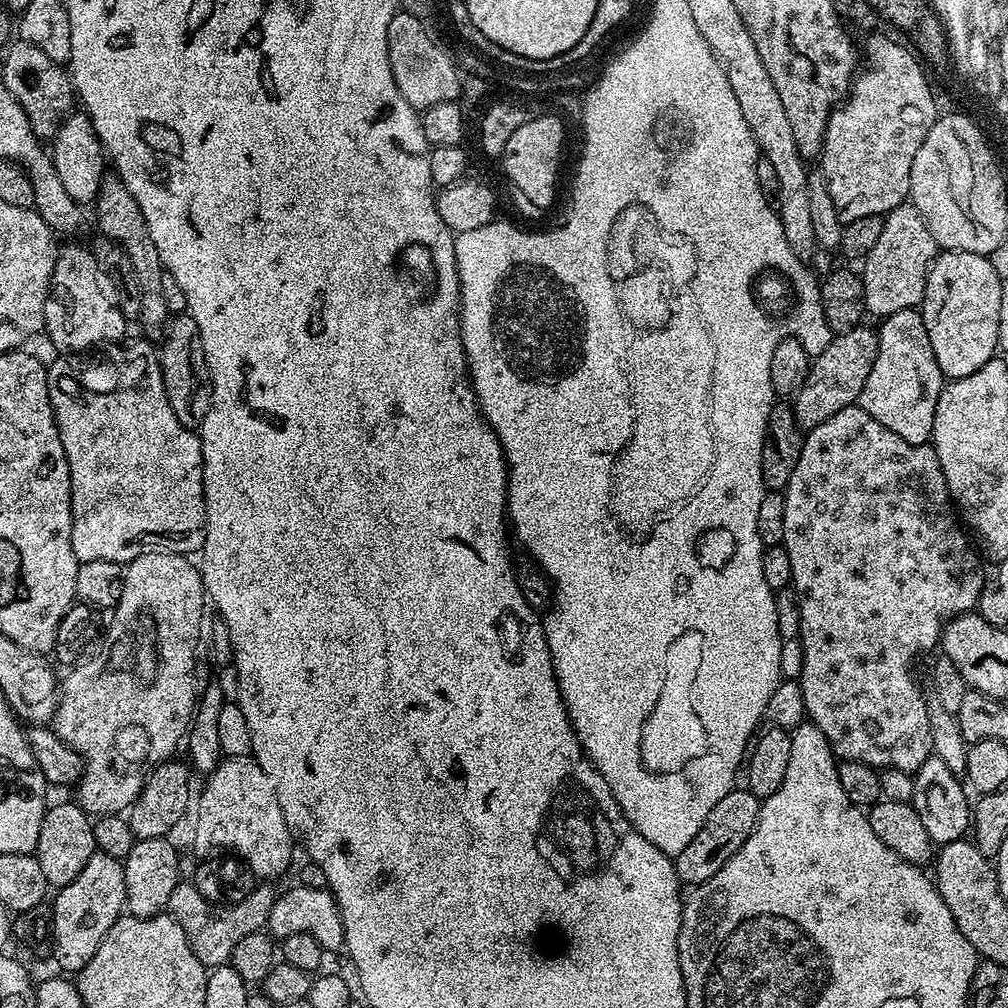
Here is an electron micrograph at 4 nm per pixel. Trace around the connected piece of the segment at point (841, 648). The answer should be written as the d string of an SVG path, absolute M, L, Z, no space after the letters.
M859 406L831 414L821 425L807 429L803 439L801 457L798 458L794 472L790 474L787 488L783 490L786 502L783 545L786 554L790 554L791 587L796 588L796 604L800 607L798 639L804 651L804 661L798 679L804 691L804 710L807 719L816 724L822 734L826 734L833 752L841 761L861 760L877 770L897 768L914 774L922 766L922 762L933 755L933 751L928 702L925 693L920 693L920 688L912 677L912 663L923 648L935 649L939 645L946 618L959 616L961 612L971 612L979 605L986 575L980 569L980 560L968 541L969 533L954 511L948 483L931 443L911 444L906 442L906 438L898 438L894 430L886 430L886 426L878 422L878 418L870 418L870 414L866 414L866 410Z

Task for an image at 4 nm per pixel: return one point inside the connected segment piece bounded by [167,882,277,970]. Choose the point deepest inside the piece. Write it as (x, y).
(213, 930)

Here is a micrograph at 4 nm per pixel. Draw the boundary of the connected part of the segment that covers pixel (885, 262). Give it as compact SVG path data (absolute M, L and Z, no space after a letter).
M905 202L893 212L884 216L882 234L878 242L863 257L864 306L876 318L898 314L898 310L916 308L924 303L924 291L928 281L928 272L938 255L936 239L930 234L922 214L911 202Z

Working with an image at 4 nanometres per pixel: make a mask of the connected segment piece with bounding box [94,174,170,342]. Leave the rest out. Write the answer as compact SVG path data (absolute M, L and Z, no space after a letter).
M112 174L107 175L100 184L99 194L94 201L95 208L99 228L106 237L117 243L115 245L125 252L130 258L130 264L134 267L140 292L138 322L142 324L143 335L153 342L161 341L170 319L168 299L162 287L162 274L165 271L161 255L158 254L158 248L154 245L153 238L150 237L141 208L125 184L119 180L119 177Z

